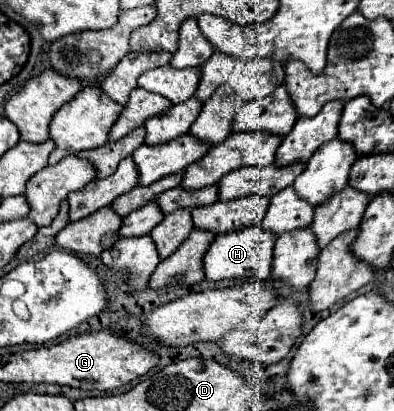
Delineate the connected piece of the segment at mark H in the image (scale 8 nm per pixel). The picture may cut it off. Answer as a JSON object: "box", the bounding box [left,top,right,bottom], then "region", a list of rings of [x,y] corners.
{"box":[204,226,276,280],"region":[[[246,226],[238,232],[216,236],[204,256],[206,280],[236,280],[252,274],[262,274],[262,280],[266,280],[270,276],[270,258],[274,242],[276,242],[274,234],[266,234],[262,226]]]}

